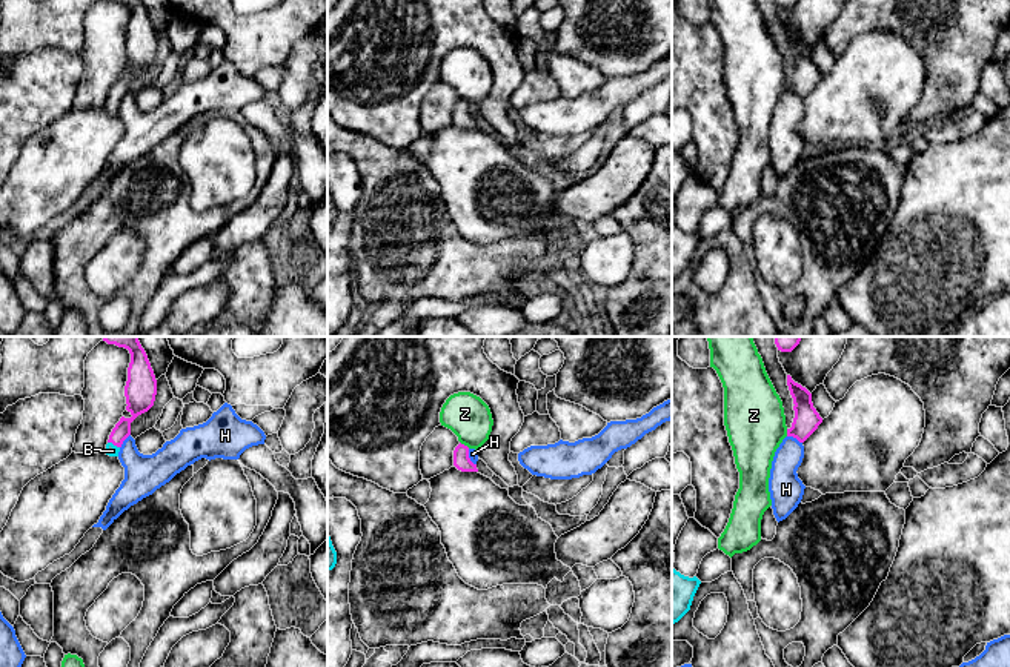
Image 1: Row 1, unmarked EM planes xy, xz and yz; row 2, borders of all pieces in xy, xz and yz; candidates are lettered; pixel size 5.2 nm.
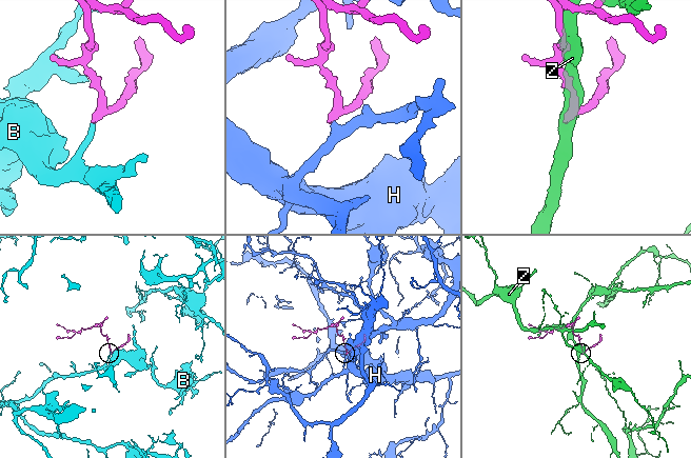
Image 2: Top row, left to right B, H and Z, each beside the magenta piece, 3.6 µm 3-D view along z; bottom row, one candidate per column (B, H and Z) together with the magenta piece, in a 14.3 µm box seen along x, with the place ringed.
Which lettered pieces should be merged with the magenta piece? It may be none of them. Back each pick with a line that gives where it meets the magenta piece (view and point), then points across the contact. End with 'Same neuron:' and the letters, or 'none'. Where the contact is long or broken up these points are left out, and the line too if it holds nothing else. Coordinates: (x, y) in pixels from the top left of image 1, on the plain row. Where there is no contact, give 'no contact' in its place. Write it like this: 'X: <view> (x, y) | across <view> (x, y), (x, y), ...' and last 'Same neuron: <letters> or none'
B: xy (114, 100) | across xy (137, 59), (134, 71), (114, 100), (112, 106)
Same neuron: B

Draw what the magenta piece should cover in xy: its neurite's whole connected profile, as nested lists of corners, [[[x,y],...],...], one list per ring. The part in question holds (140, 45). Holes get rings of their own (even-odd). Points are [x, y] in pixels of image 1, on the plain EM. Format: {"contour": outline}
{"contour": [[[115,0],[125,3],[131,9],[131,18],[128,23],[128,37],[125,41],[126,66],[131,74],[121,72],[112,85],[105,109],[109,112],[118,112],[123,97],[131,91],[131,78],[141,69],[148,68],[155,57],[157,35],[148,11],[141,0]]]}

